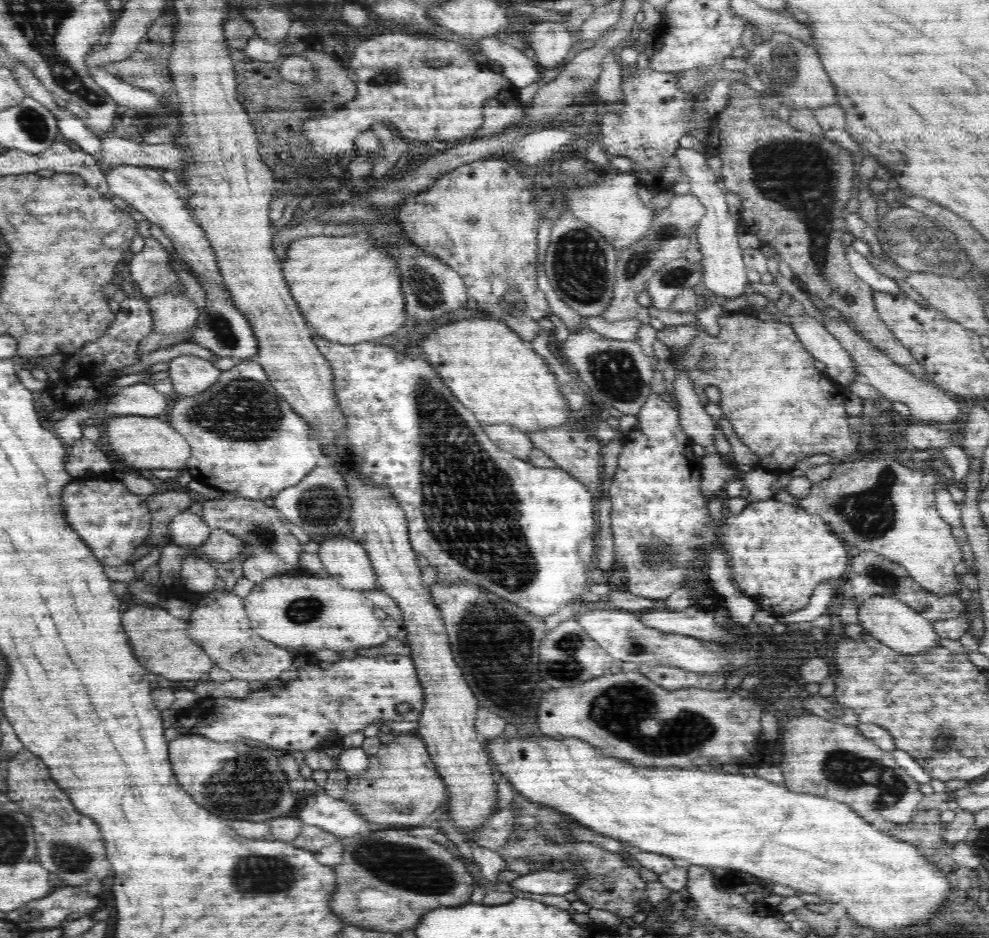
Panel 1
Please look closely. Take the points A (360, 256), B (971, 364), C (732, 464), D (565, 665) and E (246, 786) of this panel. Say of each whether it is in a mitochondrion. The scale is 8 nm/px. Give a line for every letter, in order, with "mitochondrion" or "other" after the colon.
A: other
B: other
C: other
D: mitochondrion
E: mitochondrion

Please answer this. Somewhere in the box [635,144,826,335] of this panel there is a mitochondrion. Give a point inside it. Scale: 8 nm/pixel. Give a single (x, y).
(676, 276)

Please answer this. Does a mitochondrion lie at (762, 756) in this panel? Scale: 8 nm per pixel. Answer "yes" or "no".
no

